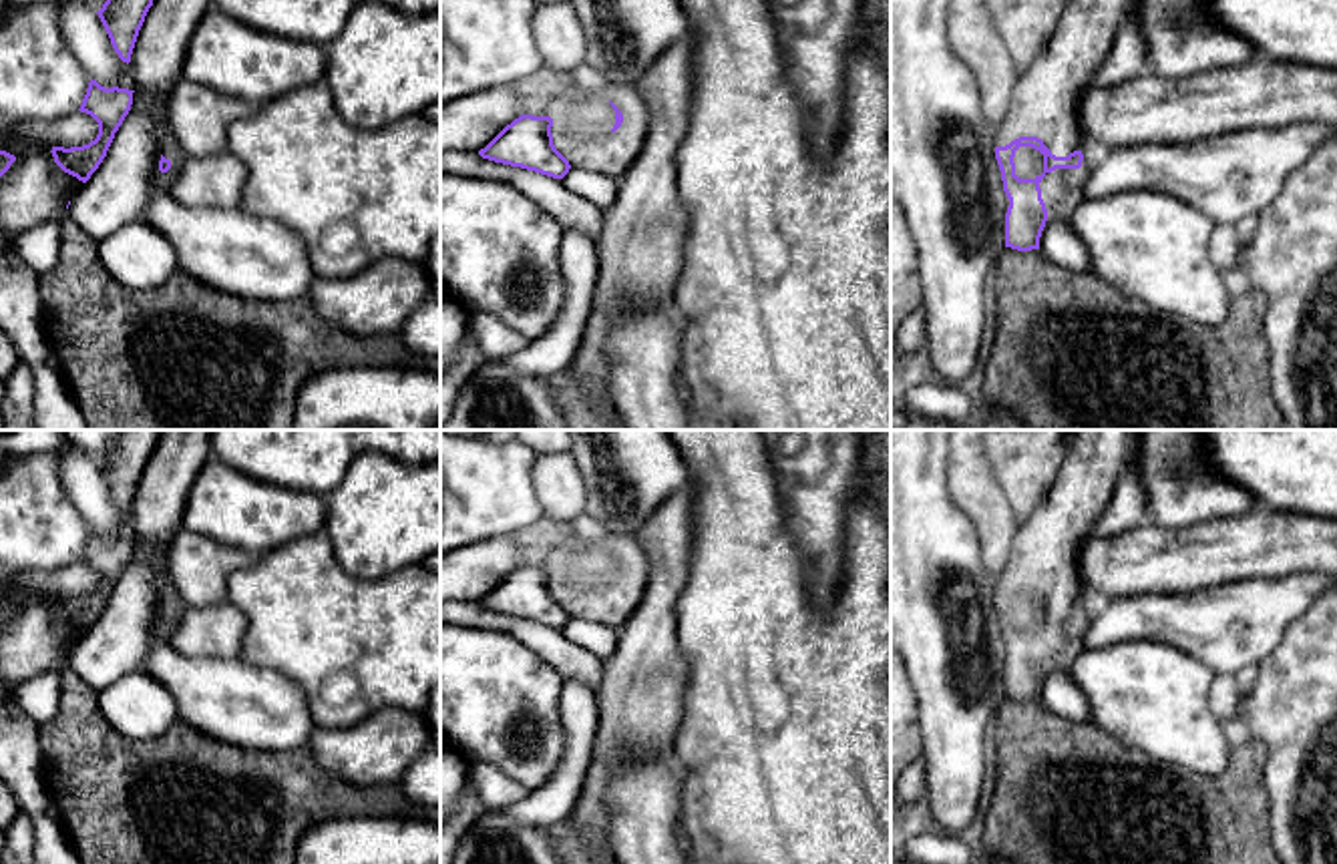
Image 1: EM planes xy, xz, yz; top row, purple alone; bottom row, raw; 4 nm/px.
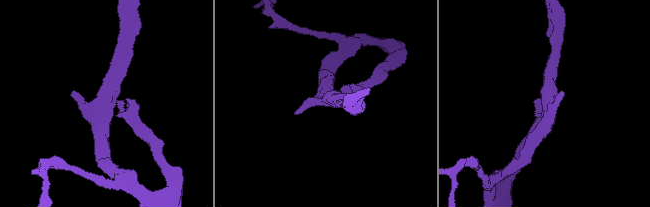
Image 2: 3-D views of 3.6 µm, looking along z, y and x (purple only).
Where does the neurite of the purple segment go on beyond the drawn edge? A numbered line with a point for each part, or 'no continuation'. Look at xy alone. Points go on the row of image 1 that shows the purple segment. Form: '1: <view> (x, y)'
1: xy (161, 45)

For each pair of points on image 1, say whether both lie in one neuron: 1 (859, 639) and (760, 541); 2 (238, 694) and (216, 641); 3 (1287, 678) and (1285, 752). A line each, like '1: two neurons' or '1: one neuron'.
1: one neuron
2: two neurons
3: one neuron

